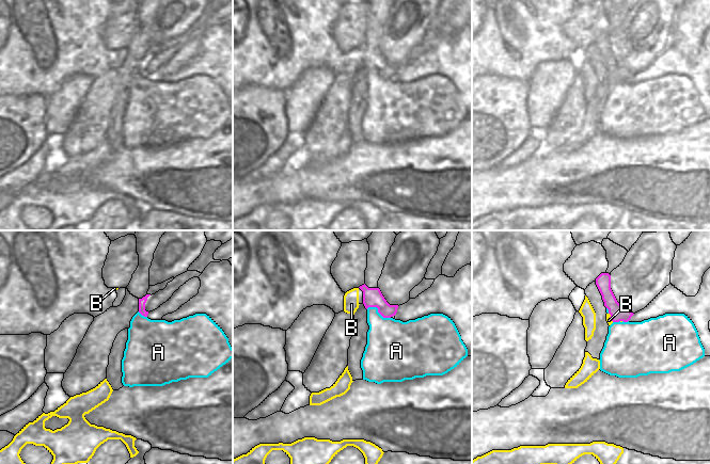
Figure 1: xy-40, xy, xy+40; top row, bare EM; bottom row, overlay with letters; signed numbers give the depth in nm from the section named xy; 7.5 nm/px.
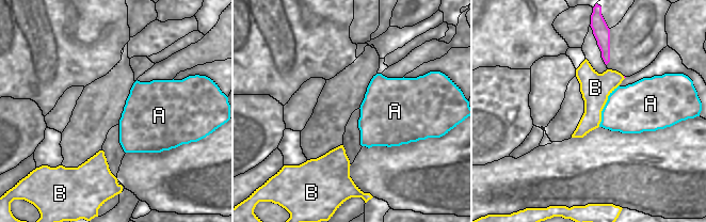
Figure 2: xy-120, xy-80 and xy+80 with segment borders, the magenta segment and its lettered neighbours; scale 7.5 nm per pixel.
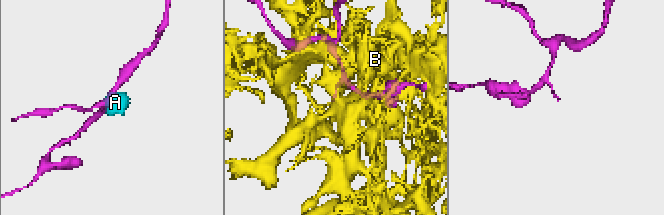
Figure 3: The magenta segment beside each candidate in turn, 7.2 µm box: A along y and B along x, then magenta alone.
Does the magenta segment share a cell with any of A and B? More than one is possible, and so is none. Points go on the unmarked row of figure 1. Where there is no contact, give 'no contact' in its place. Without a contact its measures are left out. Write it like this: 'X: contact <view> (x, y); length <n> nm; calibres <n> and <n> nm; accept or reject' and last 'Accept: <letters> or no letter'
A: contact xy (378, 72); length 200 nm; calibres 140 and 340 nm; accept
B: contact xy+40 (610, 78); length 80 nm; calibres 120 and 40 nm; reject
Accept: A

